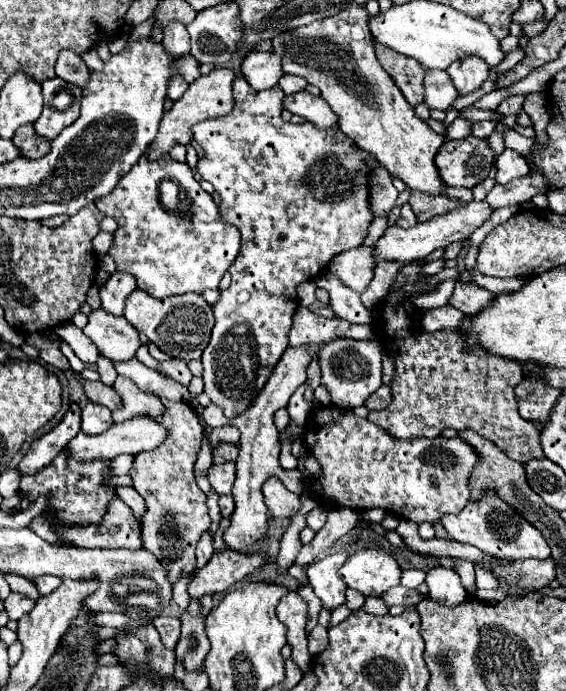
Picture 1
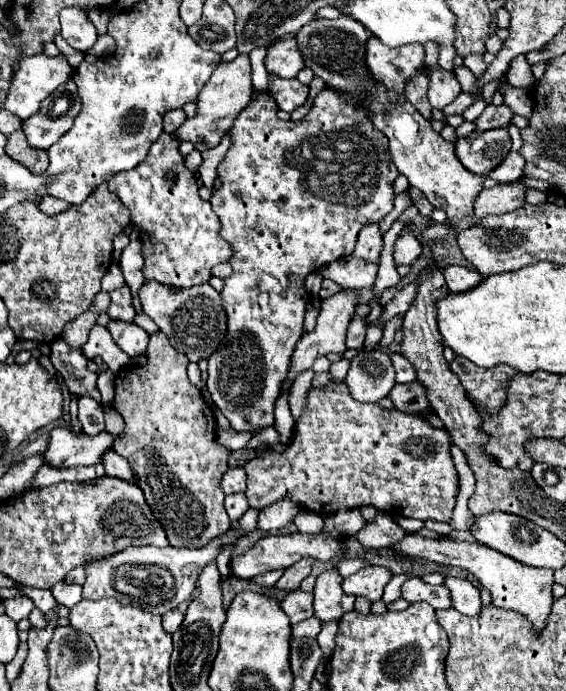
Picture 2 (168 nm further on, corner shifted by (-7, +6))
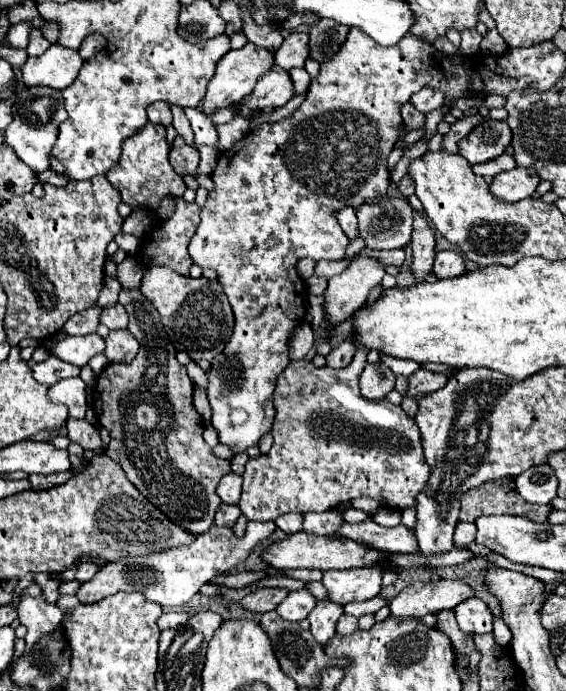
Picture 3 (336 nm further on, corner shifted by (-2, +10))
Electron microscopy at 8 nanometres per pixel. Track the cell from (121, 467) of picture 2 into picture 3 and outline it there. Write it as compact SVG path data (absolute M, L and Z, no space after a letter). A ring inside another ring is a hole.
M68 419L66 421L66 429L68 429L68 437L70 441L82 445L86 451L94 451L94 453L106 453L106 447L96 431L94 425L90 425L88 421L74 421Z

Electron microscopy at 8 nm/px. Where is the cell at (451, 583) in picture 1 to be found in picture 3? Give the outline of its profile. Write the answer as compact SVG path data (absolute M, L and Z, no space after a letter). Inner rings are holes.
M470 597L454 607L458 627L464 633L490 633L492 631L492 611L478 597Z

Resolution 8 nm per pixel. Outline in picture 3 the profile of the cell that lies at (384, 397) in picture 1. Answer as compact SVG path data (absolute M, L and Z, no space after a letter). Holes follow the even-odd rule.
M418 369L414 371L410 377L408 377L408 391L406 391L406 397L418 401L438 389L442 389L446 385L448 377L442 375L442 373L432 373L432 371L426 371L426 369Z

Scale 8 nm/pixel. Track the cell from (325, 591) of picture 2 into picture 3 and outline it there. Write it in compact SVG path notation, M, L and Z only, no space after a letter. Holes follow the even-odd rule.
M322 599L316 603L316 607L310 611L308 615L308 621L310 621L310 633L314 635L314 639L320 643L320 645L326 645L326 641L330 637L334 637L336 633L336 621L338 617L344 613L344 607L334 603L334 601L328 601L328 599Z

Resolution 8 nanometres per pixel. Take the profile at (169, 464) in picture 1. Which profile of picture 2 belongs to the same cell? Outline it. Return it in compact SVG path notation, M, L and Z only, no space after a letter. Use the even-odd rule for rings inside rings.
M155 331L155 333L151 335L151 339L149 339L147 363L145 363L145 365L131 365L131 363L129 363L123 371L119 371L117 377L115 377L115 397L113 397L113 409L115 409L115 411L123 417L123 421L125 421L125 427L123 427L123 431L117 435L113 449L129 461L129 465L131 465L131 469L133 469L133 473L135 473L135 479L137 479L137 487L141 487L141 491L145 493L145 499L147 499L147 503L149 503L153 515L155 515L155 517L159 519L159 523L165 527L167 539L171 541L173 547L201 547L201 545L207 545L207 543L211 541L211 537L217 537L219 533L225 533L225 531L231 527L231 521L229 521L229 517L227 517L227 513L225 513L225 507L223 507L225 495L223 495L223 491L221 491L221 487L219 487L221 477L223 477L223 473L225 473L227 467L229 467L229 465L227 465L227 457L231 455L231 451L225 449L225 447L221 447L221 445L215 441L215 417L213 417L213 411L209 409L209 405L207 405L207 401L205 401L201 389L197 389L193 383L189 383L189 379L187 379L187 363L189 363L189 359L187 359L183 353L179 353L179 351L175 351L175 349L171 347L171 343L167 341L165 333L163 333L163 331Z

